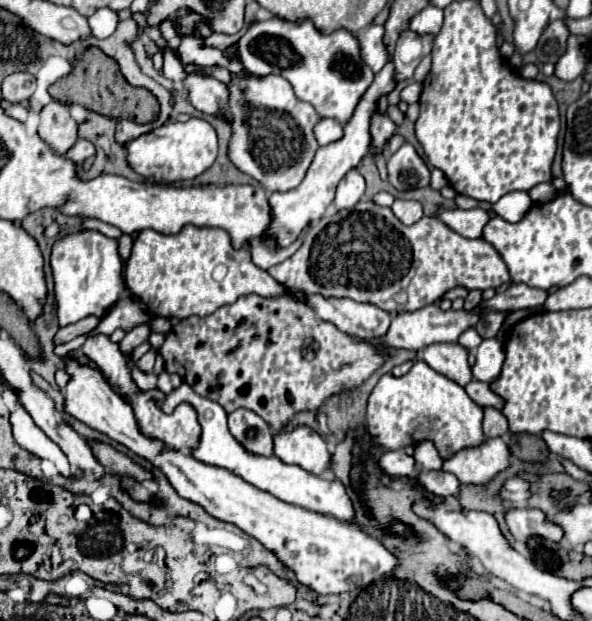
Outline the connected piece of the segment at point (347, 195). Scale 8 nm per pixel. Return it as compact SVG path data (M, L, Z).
M357 168L349 170L343 180L337 186L337 196L335 196L335 206L341 208L353 208L361 198L365 196L365 178Z

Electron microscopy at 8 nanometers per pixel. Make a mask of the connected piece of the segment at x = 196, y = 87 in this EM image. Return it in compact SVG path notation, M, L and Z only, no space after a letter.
M189 74L181 82L181 90L187 94L189 104L205 114L223 114L229 120L227 112L227 86L211 76Z

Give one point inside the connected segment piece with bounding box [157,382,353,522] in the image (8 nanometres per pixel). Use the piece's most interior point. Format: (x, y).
(217, 447)

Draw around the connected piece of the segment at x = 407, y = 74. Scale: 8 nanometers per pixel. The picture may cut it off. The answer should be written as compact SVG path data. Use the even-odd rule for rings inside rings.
M411 30L401 34L401 38L397 40L397 46L395 46L395 54L393 54L397 82L413 78L413 72L415 72L419 60L431 52L431 44L433 44L433 36L417 36Z

